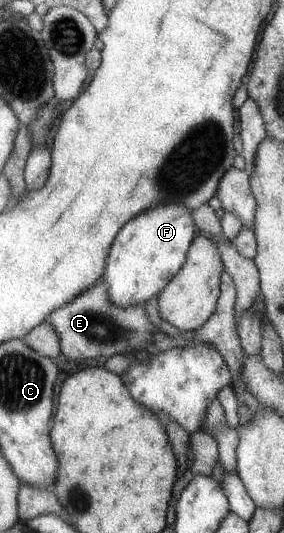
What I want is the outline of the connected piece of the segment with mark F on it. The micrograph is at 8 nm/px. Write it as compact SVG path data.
M164 204L136 215L120 229L114 245L109 249L103 277L107 285L109 303L121 308L144 304L158 295L180 271L187 260L187 251L196 235L196 224L184 204Z

